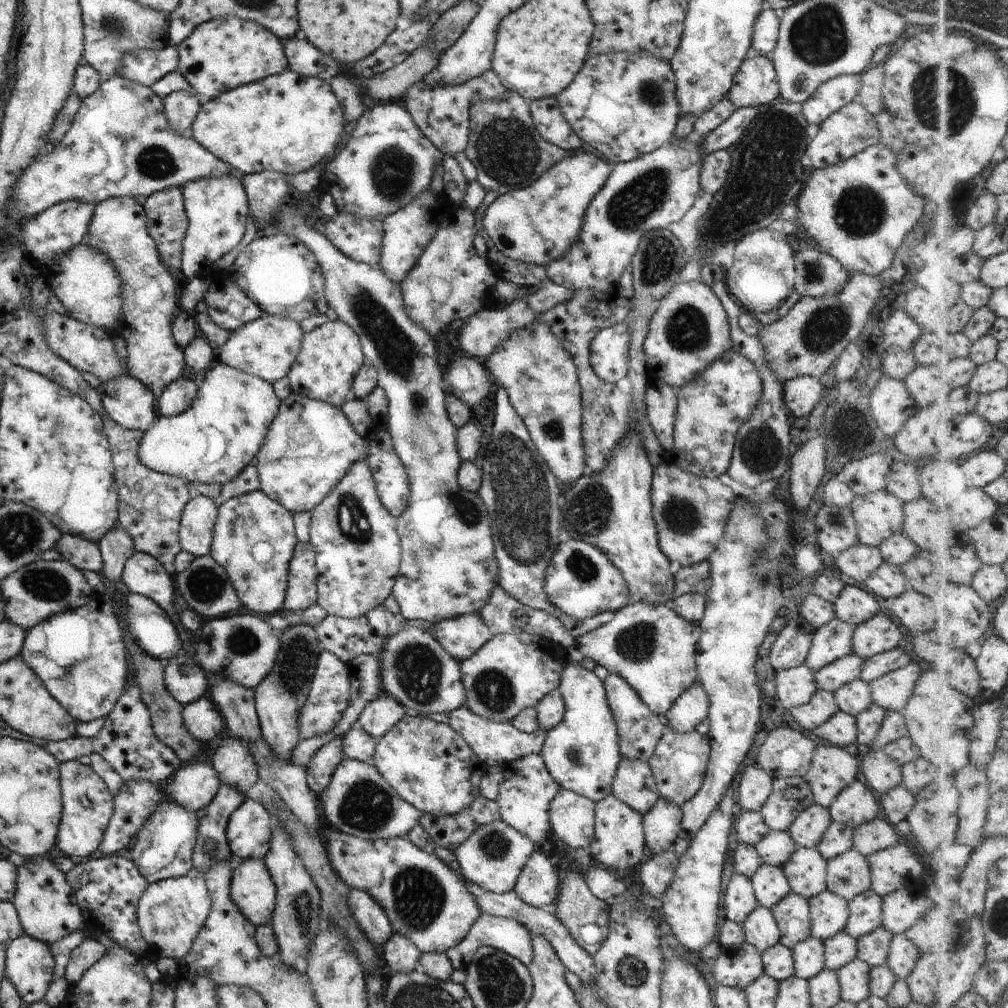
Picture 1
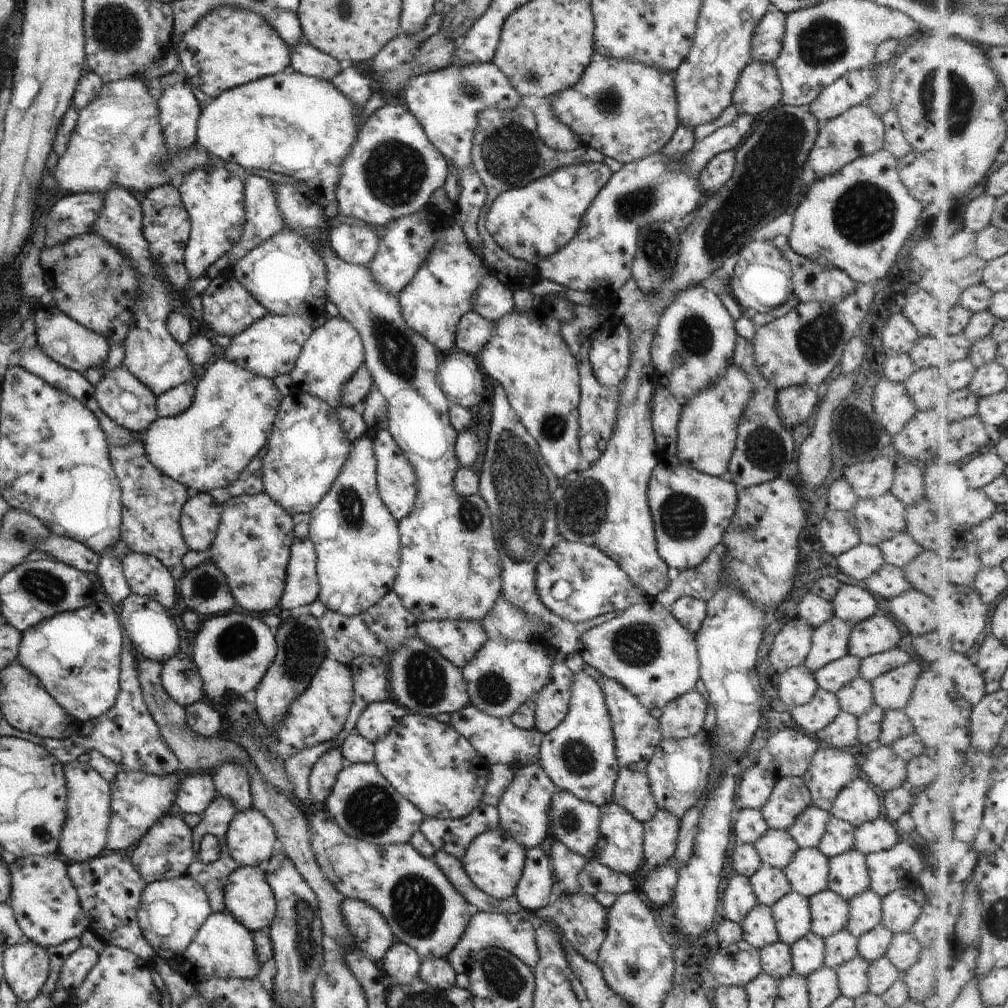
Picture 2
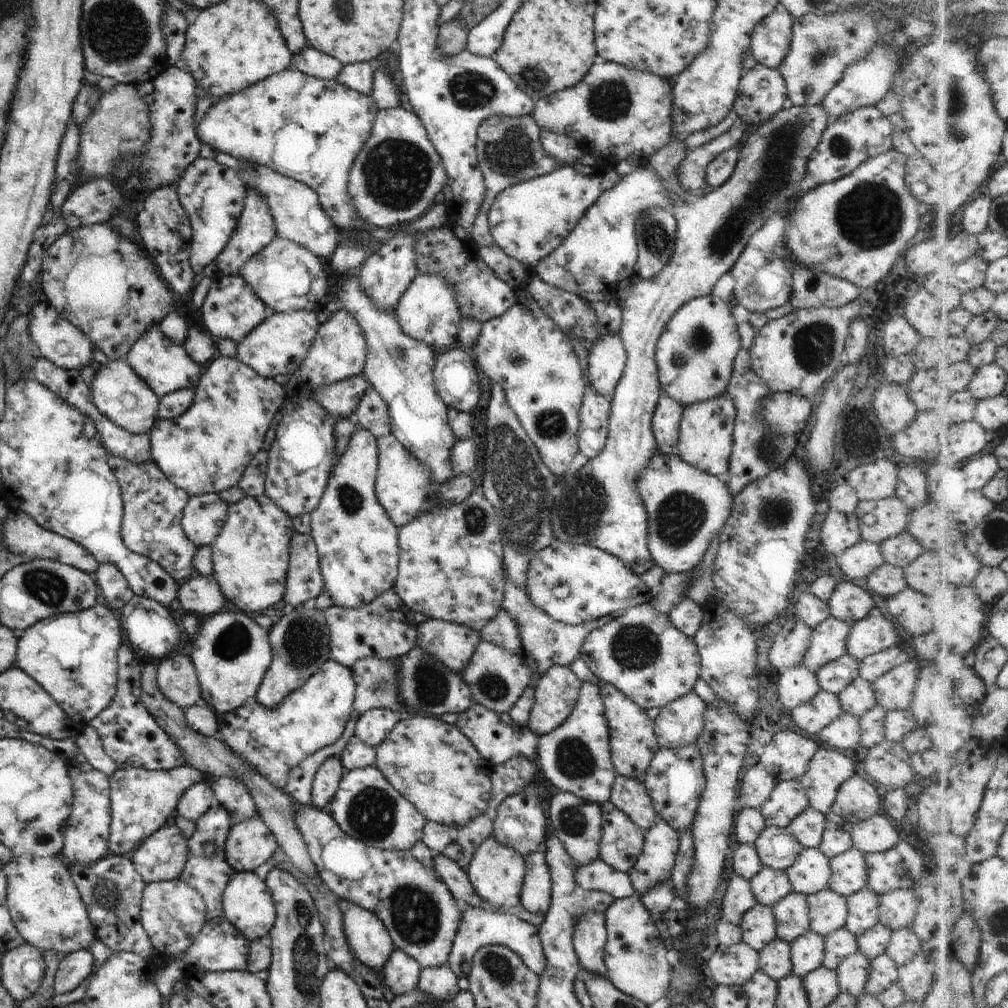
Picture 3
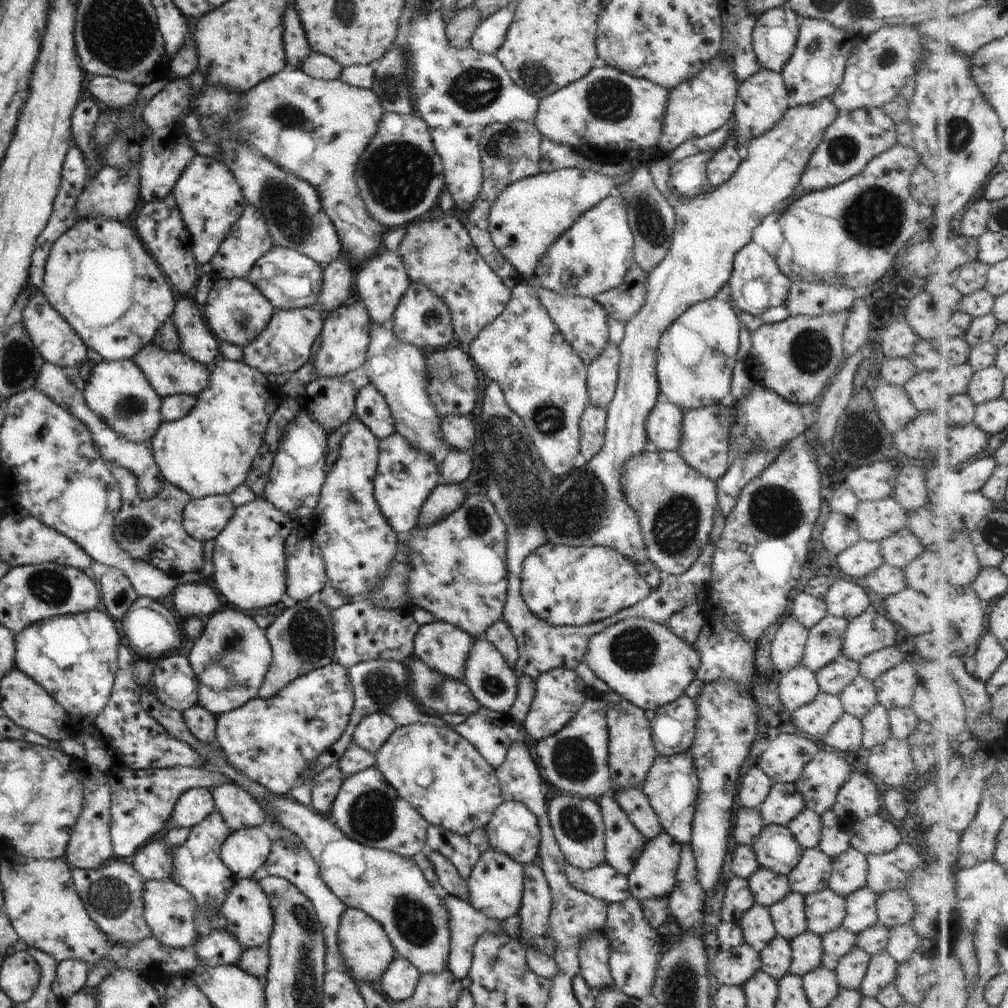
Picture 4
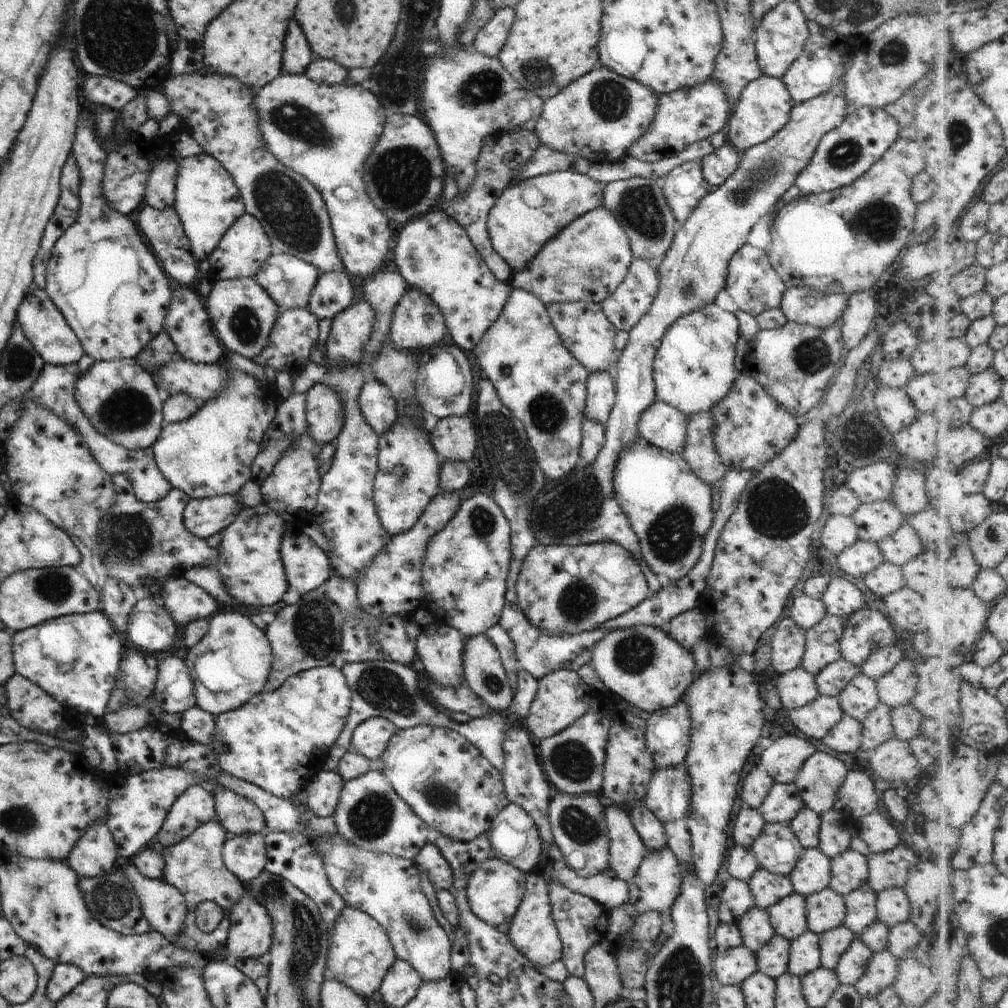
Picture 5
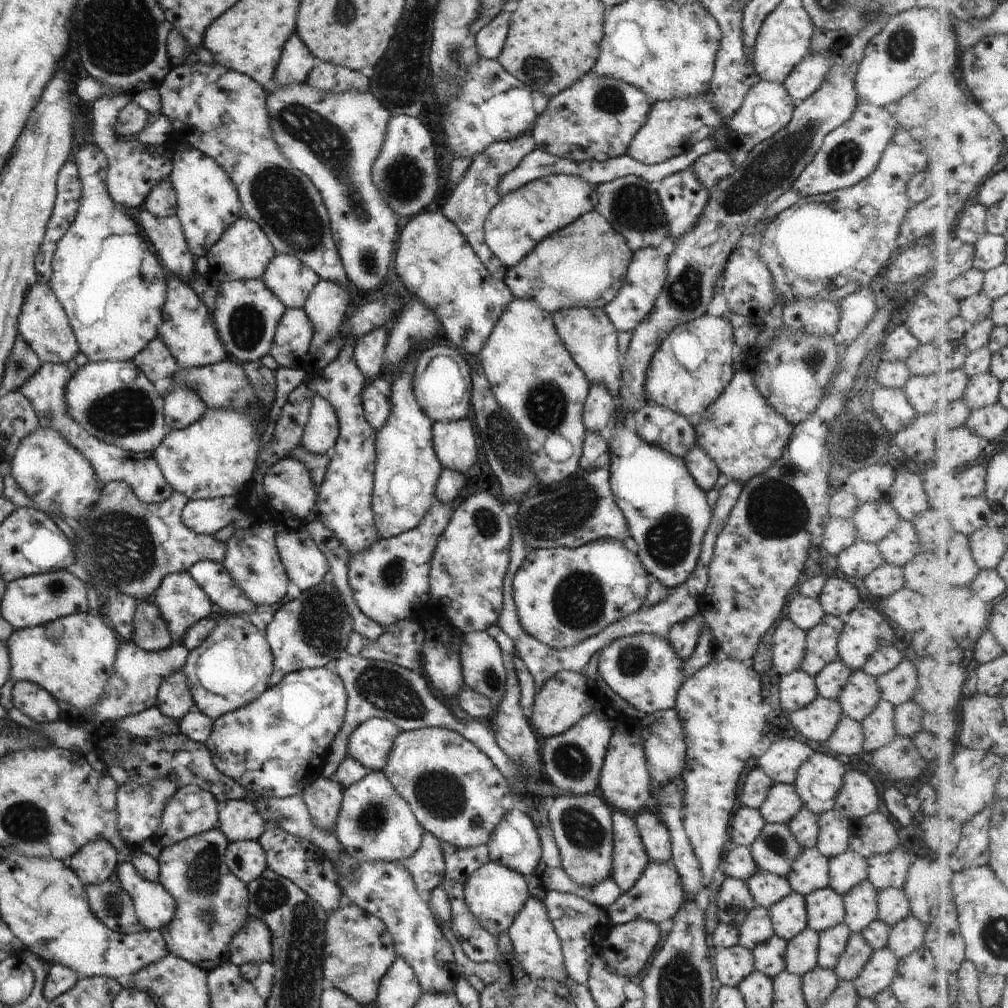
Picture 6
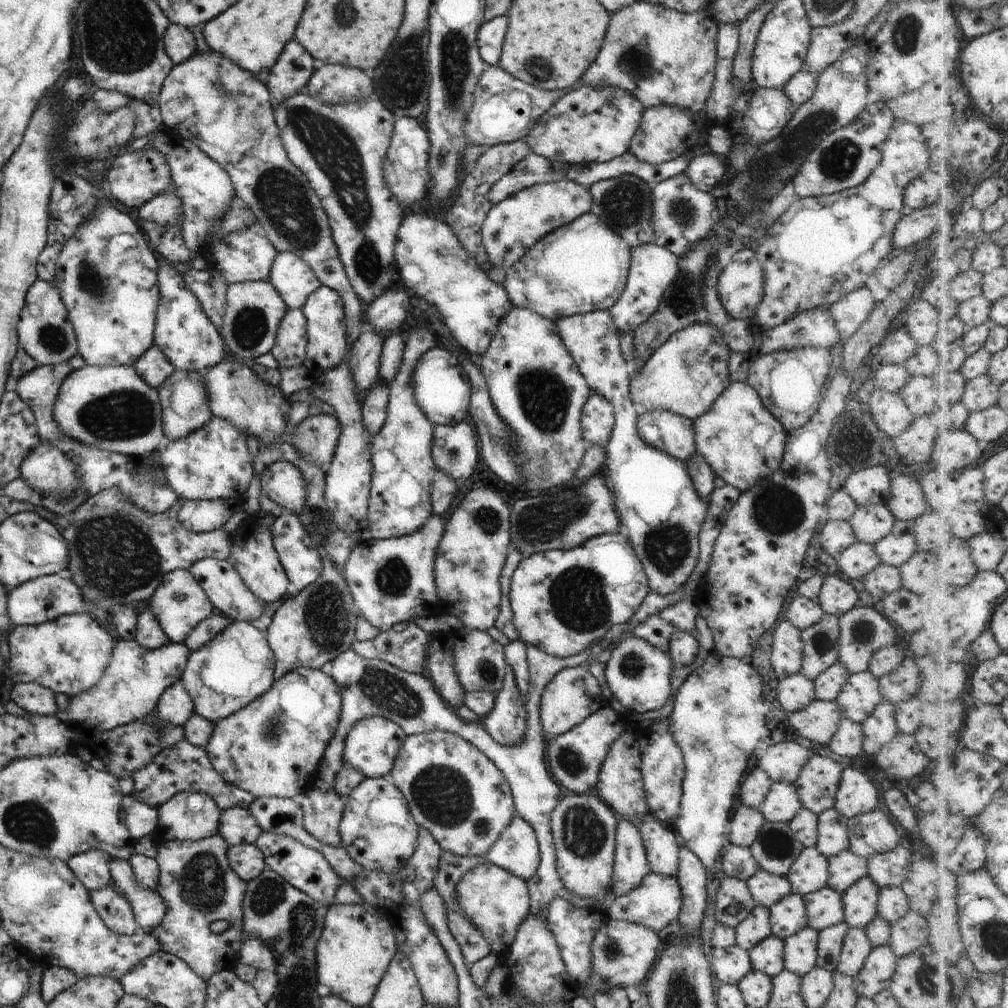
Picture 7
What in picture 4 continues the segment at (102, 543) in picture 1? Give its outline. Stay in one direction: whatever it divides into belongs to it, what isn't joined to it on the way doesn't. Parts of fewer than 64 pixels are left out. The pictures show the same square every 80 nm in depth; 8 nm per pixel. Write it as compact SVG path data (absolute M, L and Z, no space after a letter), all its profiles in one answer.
M121 570L106 572L100 581L96 581L101 596L101 608L116 621L120 621L130 608L130 605L139 597L132 588L130 581Z

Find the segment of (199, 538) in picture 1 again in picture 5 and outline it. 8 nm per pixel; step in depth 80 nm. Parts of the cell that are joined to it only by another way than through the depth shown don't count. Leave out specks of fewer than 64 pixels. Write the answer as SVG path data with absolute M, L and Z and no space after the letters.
M232 495L190 499L183 513L183 524L188 532L207 540L228 528L239 513L240 504Z

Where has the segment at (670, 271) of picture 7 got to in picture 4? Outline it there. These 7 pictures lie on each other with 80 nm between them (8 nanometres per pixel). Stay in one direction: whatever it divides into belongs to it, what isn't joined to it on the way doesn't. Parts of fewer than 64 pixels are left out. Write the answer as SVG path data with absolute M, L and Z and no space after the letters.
M637 264L625 276L624 282L612 290L603 292L593 299L612 318L625 324L636 316L645 303L648 274Z

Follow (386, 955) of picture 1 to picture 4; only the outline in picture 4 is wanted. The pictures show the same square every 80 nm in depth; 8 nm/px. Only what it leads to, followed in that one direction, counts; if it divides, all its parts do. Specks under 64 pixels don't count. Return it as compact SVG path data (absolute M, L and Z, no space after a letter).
M396 956L379 978L377 987L391 1003L410 1001L420 977L420 972L409 960Z

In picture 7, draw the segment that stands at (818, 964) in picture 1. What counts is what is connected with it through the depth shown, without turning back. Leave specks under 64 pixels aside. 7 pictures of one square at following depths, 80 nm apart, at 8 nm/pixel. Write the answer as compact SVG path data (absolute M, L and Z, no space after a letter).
M801 928L783 941L783 961L787 971L804 976L817 966L818 933L815 928Z

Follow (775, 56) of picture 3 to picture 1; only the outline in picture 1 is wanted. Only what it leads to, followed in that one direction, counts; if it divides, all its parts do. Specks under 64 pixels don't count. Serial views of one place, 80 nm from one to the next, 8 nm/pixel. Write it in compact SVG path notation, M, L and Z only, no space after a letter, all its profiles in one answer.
M765 7L753 26L751 46L758 54L770 56L779 39L780 13Z

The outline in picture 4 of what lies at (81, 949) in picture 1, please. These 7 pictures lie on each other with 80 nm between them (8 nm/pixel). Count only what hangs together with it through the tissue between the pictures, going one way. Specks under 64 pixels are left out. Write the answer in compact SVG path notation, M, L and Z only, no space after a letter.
M67 960L57 964L56 976L51 984L54 996L63 1001L78 992L86 984L86 977L90 973L84 961Z

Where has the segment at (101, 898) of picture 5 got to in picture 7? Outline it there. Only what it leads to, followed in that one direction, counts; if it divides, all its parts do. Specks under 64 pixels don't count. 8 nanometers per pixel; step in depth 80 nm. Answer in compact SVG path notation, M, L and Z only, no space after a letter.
M111 882L107 887L89 891L93 907L104 924L119 935L132 935L141 932L133 910L126 898L122 898Z

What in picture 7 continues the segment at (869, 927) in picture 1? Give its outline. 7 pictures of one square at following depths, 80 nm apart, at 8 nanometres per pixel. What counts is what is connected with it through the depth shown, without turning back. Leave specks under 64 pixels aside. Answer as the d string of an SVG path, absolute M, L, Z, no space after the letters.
M866 875L841 894L845 921L850 927L863 929L874 920L878 912L879 889L877 884Z

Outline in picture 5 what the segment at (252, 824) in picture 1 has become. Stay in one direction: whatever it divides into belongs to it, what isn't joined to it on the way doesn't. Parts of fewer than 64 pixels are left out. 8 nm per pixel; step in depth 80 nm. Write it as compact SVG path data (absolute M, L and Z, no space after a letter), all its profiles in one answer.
M261 834L230 836L222 848L224 865L243 884L250 884L265 871L266 844Z

